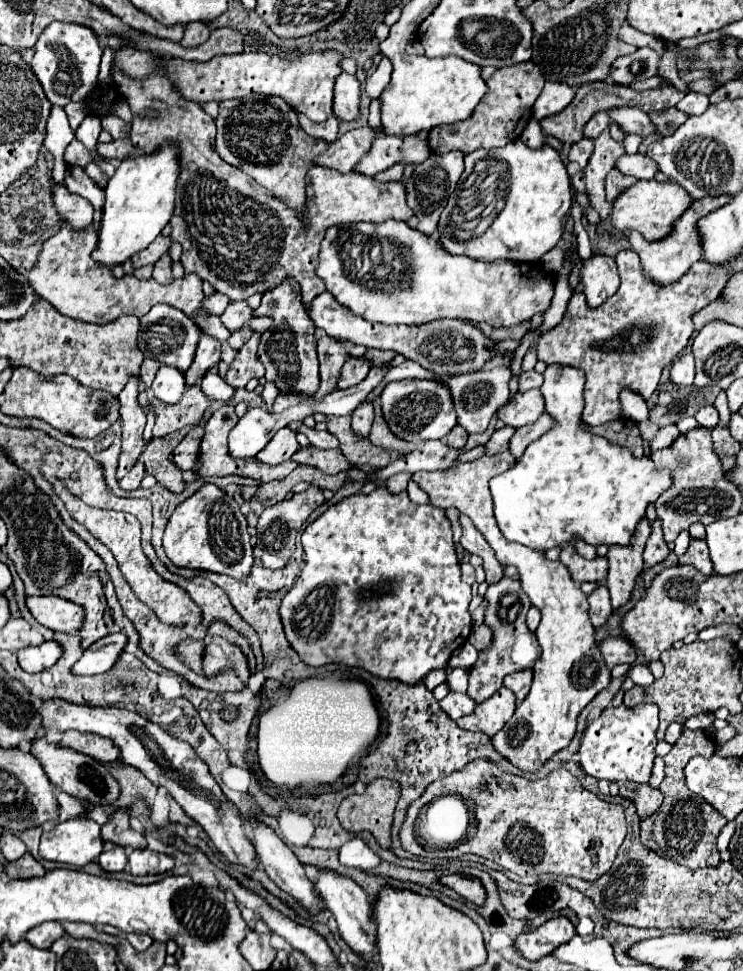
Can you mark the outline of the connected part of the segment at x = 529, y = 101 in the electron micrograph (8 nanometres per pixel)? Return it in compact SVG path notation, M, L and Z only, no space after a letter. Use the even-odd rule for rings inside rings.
M514 64L506 68L498 68L488 80L486 80L486 94L482 102L476 106L474 114L466 122L456 122L454 126L436 126L428 132L428 146L434 154L446 154L450 150L460 150L462 154L470 154L476 148L500 148L508 142L516 140L524 126L528 124L532 116L532 106L542 92L544 86L542 72L532 64Z

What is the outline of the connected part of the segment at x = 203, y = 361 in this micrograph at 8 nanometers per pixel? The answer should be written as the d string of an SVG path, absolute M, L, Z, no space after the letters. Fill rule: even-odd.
M202 336L200 342L198 342L198 348L196 348L194 362L192 362L192 366L184 372L186 386L198 384L198 382L204 378L204 374L206 374L210 368L214 368L218 362L220 362L220 340L210 338L210 336Z

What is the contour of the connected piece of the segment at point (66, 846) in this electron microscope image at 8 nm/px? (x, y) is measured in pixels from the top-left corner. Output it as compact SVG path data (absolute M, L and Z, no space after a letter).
M86 814L44 832L38 850L44 860L70 864L74 868L82 868L88 862L94 862L100 852L100 826Z

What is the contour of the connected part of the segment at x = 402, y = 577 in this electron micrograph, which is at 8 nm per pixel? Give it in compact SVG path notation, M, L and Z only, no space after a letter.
M384 486L376 488L372 494L354 494L344 498L342 502L330 506L318 520L314 520L302 534L302 548L304 548L304 568L294 582L292 590L282 598L280 604L280 618L284 626L284 634L290 642L290 646L296 650L300 660L308 666L326 666L326 664L346 664L346 666L358 666L368 670L372 676L378 676L382 680L398 680L402 684L414 686L420 680L426 678L430 670L446 668L452 652L462 646L472 630L472 620L468 614L468 604L470 604L470 586L462 582L460 578L460 562L454 554L454 542L452 542L452 528L448 518L444 516L444 510L436 506L418 506L410 502L408 494L390 494Z

